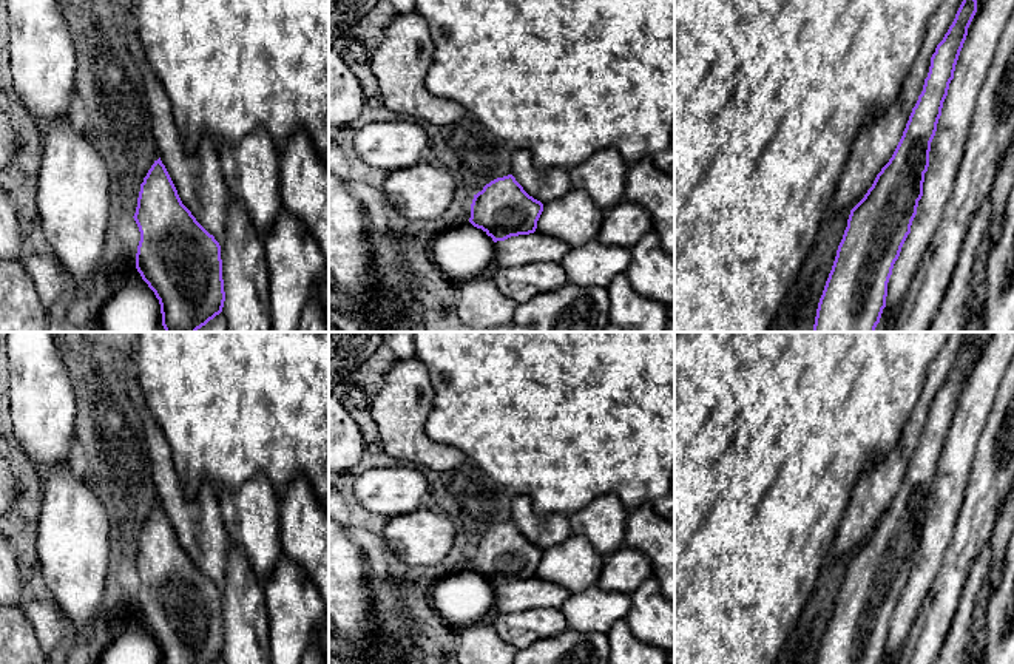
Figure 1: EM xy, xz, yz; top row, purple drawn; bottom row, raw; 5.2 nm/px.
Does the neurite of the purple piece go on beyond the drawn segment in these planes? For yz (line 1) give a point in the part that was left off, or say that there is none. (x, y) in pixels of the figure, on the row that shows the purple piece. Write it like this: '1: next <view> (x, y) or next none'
1: next none

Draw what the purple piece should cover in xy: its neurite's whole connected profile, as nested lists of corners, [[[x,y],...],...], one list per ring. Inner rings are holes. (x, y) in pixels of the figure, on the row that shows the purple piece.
[[[161,158],[140,184],[133,218],[140,232],[136,269],[159,300],[165,332],[196,332],[224,307],[221,246],[182,204]]]

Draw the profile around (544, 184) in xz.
[[[525,150],[514,151],[511,174],[529,196],[542,204],[559,199],[573,188],[568,170],[537,168],[529,151]]]

